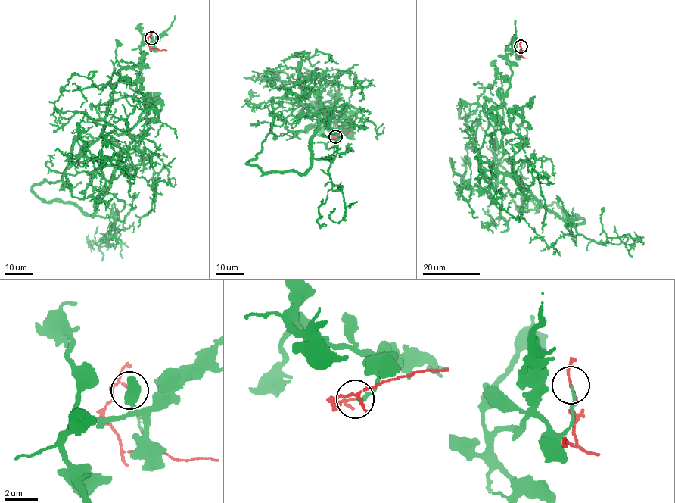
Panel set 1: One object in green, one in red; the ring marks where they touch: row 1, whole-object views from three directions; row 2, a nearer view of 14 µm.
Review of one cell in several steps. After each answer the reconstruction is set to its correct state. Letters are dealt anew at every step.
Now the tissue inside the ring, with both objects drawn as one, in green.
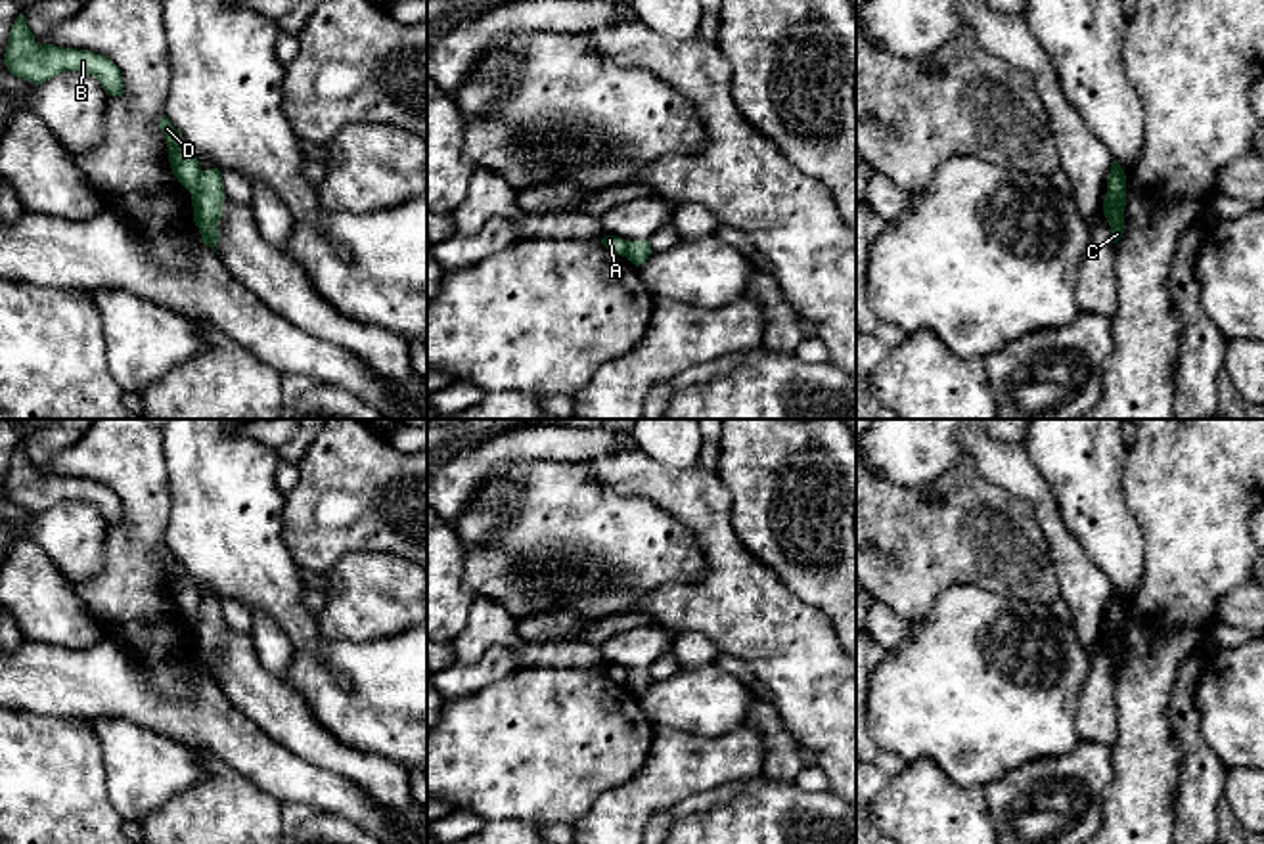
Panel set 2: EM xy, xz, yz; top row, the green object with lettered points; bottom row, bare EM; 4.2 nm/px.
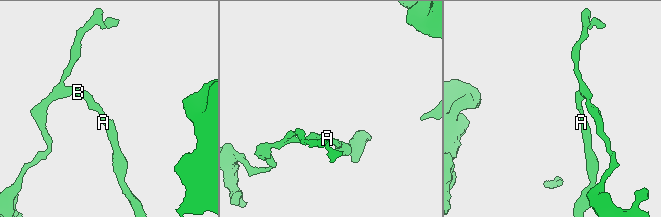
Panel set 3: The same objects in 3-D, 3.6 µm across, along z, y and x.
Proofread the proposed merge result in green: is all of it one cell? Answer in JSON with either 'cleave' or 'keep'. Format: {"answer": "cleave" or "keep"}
{"answer": "cleave"}

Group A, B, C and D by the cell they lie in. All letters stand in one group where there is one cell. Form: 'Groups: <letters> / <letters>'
Groups: A B D / C

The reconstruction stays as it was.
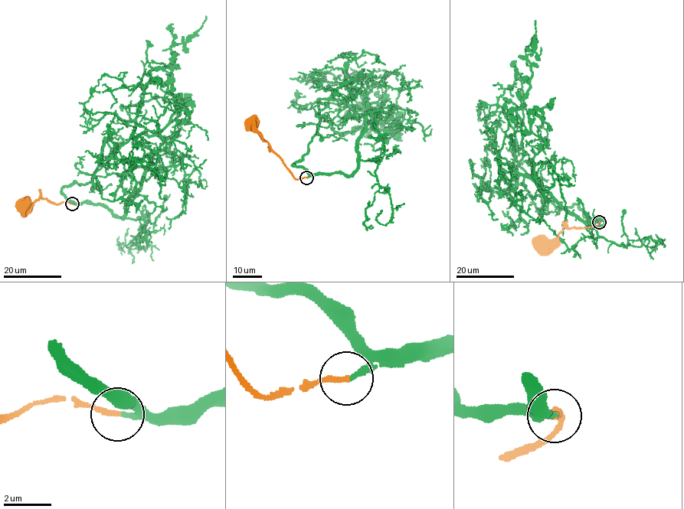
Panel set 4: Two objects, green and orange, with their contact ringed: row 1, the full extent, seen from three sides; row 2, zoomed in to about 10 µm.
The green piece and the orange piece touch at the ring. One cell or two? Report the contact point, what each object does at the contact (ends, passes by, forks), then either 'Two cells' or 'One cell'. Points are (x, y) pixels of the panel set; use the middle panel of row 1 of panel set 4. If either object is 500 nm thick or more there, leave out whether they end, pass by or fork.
Place: (306, 177). At the ring green ends. At the ring orange ends. One cell

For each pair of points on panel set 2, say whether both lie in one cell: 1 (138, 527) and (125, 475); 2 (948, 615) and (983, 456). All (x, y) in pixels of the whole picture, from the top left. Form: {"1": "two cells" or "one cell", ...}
{"1": "one cell", "2": "two cells"}

